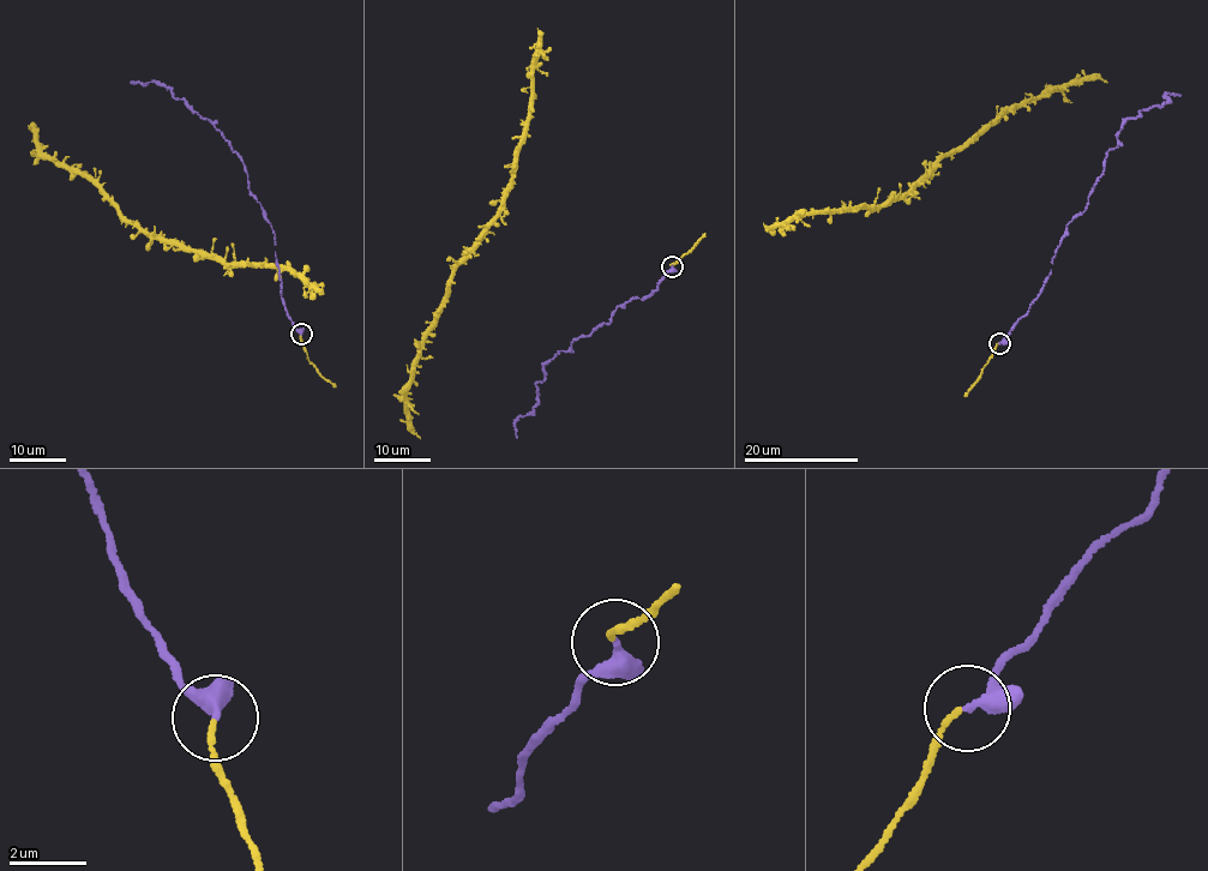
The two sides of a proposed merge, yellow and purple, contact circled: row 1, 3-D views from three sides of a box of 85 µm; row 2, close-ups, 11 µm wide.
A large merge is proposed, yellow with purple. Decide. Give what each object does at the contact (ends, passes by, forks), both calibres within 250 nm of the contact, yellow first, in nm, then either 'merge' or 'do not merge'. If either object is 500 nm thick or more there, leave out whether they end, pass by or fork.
yellow ends | purple passes by | 130/260 nm | merge

